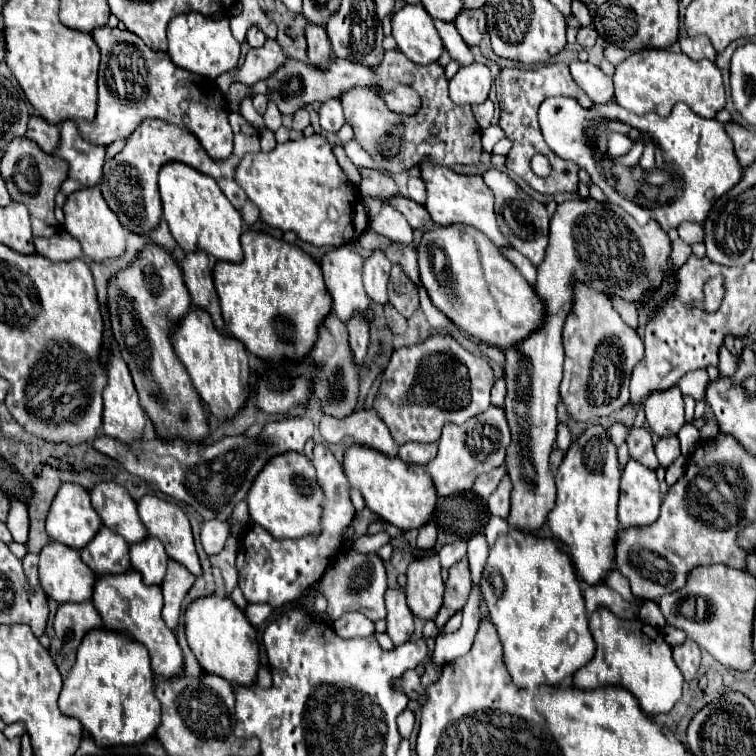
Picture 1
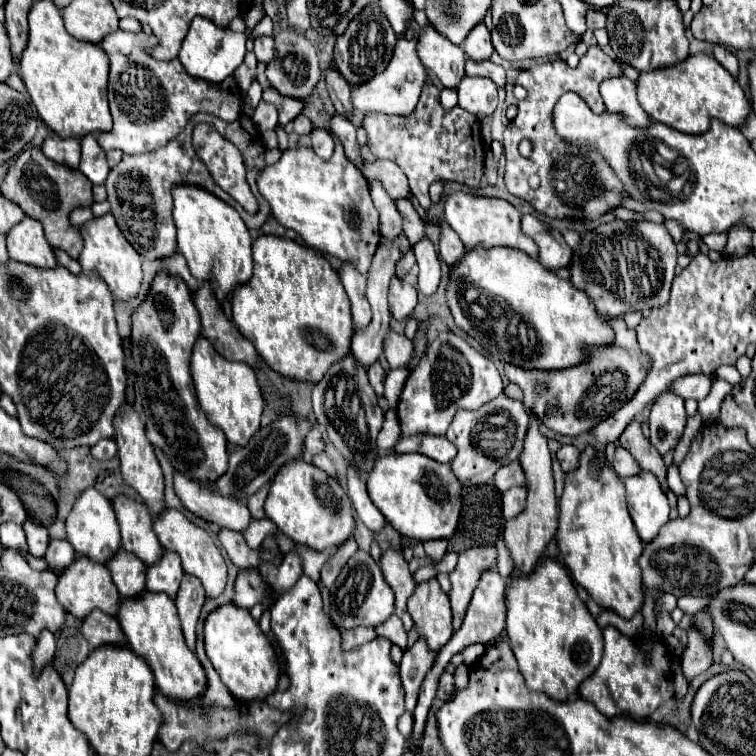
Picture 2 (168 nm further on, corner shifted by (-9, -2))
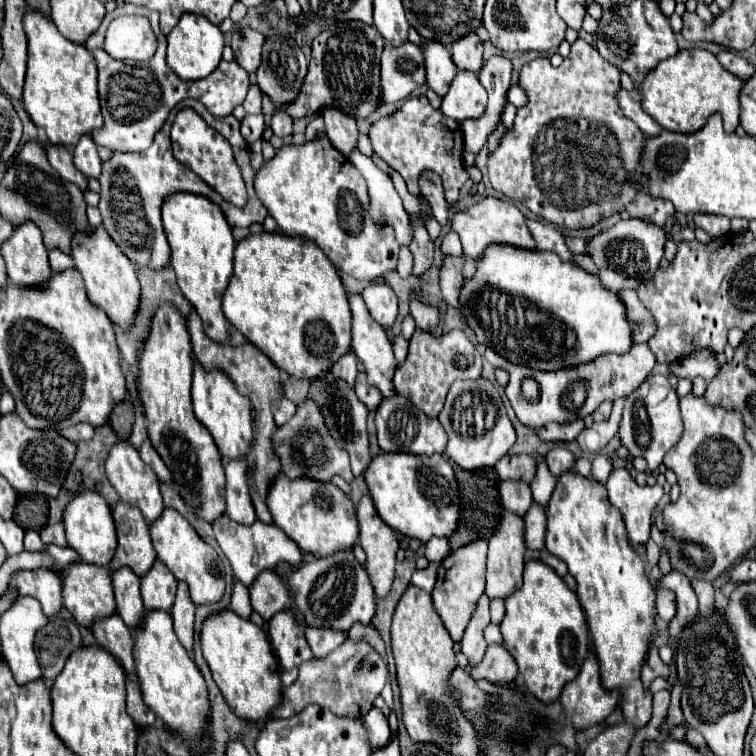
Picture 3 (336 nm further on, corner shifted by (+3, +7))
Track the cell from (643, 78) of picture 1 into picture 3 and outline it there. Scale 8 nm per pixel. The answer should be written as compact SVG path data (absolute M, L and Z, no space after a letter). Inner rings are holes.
M680 49L674 57L660 61L636 87L642 97L642 109L658 121L662 129L694 133L704 127L712 113L720 113L724 129L732 133L740 123L740 79L718 65L716 55L706 49Z

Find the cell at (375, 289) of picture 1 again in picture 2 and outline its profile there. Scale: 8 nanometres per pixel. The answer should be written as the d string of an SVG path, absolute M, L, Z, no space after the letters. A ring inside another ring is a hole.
M392 278L388 290L388 306L394 320L406 320L416 306L416 288L402 282L400 278Z

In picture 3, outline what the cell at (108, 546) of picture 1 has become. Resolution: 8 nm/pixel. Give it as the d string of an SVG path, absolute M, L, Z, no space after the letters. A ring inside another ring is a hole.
M120 567L110 569L110 579L114 585L118 615L128 627L136 625L136 621L140 621L140 613L144 611L140 597L140 577L130 567Z

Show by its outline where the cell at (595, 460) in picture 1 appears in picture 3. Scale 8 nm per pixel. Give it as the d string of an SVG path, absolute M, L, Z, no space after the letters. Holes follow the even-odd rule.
M566 471L558 477L558 485L552 493L552 499L548 503L548 525L546 525L546 549L550 555L560 557L566 565L570 575L574 575L578 587L576 595L578 601L586 613L590 631L592 631L592 643L594 651L600 661L600 677L602 685L606 689L620 689L622 691L622 711L626 715L626 721L634 723L636 727L642 727L650 721L652 715L652 695L650 689L642 685L640 681L640 669L648 653L648 645L652 643L656 635L654 627L654 591L652 585L644 573L642 559L634 553L628 541L626 525L620 513L610 505L608 491L602 483L592 481L588 477L582 477L578 471Z

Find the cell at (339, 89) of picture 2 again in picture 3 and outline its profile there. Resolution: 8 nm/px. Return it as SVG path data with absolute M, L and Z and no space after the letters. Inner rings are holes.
M330 105L324 107L322 117L326 121L326 133L332 141L332 145L336 145L336 149L340 149L342 153L348 153L348 149L356 147L356 137L358 137L358 127L356 127L356 119L342 113L340 109L332 109Z

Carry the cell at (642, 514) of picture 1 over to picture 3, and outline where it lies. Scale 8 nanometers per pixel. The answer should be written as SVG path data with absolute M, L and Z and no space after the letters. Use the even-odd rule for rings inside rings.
M614 469L606 483L610 503L622 513L632 545L646 545L650 537L652 511L660 503L664 491L660 485L638 485L628 469Z

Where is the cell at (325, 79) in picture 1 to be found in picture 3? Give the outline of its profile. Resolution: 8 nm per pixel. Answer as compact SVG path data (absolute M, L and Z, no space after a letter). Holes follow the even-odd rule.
M406 41L402 45L392 45L386 43L382 57L380 57L380 105L404 101L412 95L414 89L418 89L426 81L424 77L424 61L420 57L420 47Z

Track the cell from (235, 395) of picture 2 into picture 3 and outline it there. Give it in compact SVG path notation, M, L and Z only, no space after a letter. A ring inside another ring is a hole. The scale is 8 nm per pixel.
M194 361L194 377L192 377L192 405L194 415L200 423L212 433L222 455L230 459L244 457L248 453L248 445L252 441L252 405L248 397L242 397L230 381L230 377L222 369L204 369L202 363Z

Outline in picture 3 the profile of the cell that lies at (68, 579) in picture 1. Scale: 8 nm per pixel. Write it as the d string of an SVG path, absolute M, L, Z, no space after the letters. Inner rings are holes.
M74 561L62 569L62 599L64 599L64 607L72 613L72 617L86 627L90 627L96 617L112 615L116 611L116 601L114 601L108 569L90 565L84 561Z

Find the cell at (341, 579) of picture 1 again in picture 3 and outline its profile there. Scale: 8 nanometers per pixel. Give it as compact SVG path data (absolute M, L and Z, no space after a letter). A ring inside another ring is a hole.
M350 549L336 551L332 553L332 557L316 559L296 569L288 579L292 591L296 593L298 609L304 613L304 619L310 627L332 627L348 631L352 623L370 623L374 617L376 593L372 581Z

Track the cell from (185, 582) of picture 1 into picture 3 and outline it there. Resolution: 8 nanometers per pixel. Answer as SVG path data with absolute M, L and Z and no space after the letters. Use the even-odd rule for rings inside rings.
M178 581L178 591L174 605L170 609L170 615L174 619L174 631L184 645L184 649L192 651L192 641L194 641L194 603L188 593L188 583Z

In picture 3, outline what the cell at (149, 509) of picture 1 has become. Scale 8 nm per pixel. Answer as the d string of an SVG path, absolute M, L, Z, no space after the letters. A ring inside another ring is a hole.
M164 509L162 515L150 525L150 535L158 559L168 565L176 579L186 581L190 587L190 597L194 603L210 603L218 601L224 593L224 565L218 559L218 553L200 539L194 527L174 509Z

